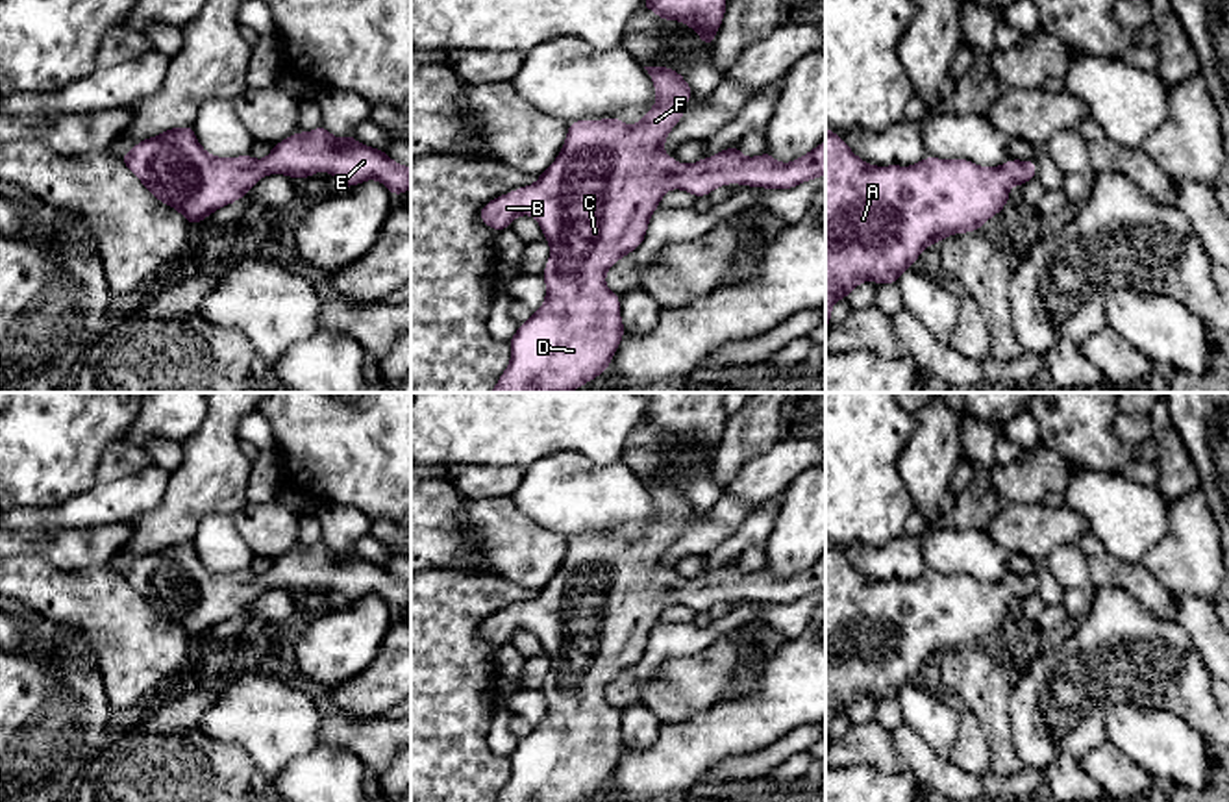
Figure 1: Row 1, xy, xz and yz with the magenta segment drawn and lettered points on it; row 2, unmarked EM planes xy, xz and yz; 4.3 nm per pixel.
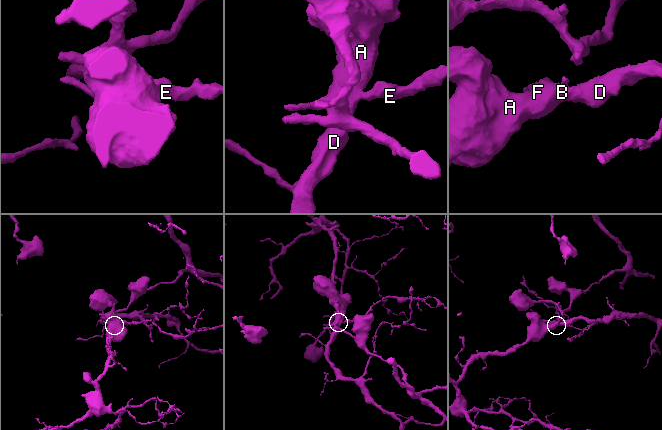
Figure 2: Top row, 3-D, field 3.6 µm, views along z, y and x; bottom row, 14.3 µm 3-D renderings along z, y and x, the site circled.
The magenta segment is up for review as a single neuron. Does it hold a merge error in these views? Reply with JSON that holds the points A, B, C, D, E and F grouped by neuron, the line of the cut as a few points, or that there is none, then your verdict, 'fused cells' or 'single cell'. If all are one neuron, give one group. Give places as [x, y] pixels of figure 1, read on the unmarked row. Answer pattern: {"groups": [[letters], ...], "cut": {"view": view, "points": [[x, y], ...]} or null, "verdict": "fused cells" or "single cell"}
{"groups": [["A", "B", "C", "D", "E", "F"]], "cut": null, "verdict": "single cell"}

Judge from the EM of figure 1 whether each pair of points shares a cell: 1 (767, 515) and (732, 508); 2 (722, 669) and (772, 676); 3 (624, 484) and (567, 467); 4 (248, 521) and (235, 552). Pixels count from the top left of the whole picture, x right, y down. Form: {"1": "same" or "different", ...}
{"1": "different", "2": "different", "3": "same", "4": "different"}

